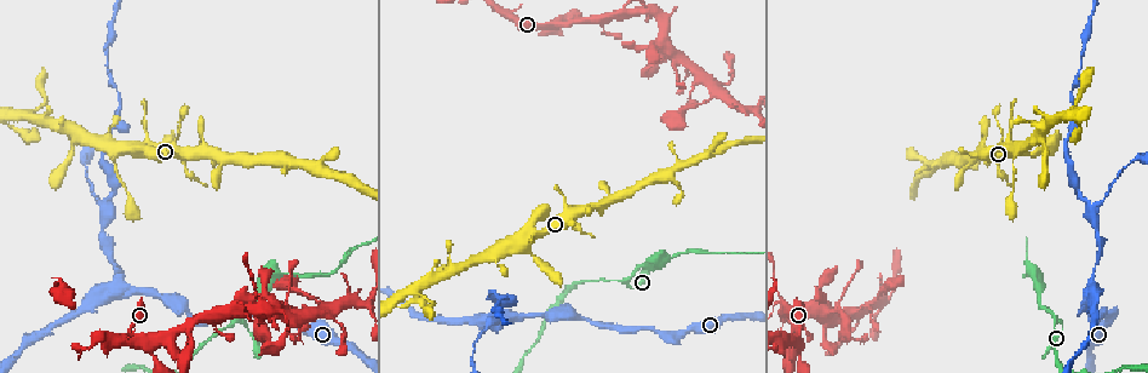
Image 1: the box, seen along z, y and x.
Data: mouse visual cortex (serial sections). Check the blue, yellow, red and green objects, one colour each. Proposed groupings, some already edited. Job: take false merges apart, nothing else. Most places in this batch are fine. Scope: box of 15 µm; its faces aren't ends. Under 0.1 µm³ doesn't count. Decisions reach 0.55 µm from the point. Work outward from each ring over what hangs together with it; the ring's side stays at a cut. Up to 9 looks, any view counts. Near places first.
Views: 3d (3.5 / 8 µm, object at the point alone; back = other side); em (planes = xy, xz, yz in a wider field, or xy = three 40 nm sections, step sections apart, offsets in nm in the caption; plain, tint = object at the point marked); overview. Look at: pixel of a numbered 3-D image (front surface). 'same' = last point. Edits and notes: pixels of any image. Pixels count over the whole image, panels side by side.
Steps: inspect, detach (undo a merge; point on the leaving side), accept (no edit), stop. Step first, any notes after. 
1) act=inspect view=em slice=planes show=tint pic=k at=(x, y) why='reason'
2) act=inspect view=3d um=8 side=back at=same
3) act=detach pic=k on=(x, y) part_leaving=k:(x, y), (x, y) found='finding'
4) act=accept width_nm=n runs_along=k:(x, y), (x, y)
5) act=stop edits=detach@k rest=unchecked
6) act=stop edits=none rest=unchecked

act=inspect view=3d um=3.5 pic=1 at=(511, 18) why='thick turns thin'

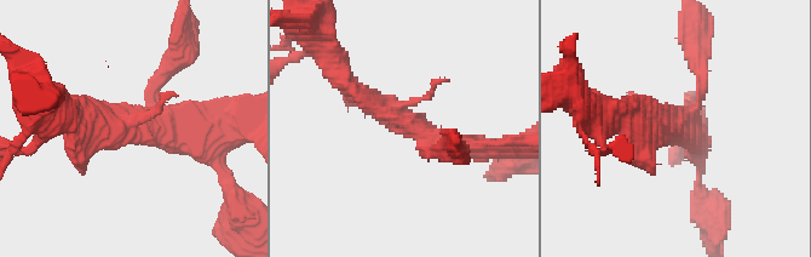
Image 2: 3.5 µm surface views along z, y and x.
act=inspect view=em slice=xy step=3 show=tint pic=2 at=(668, 128) why='shape alone is not enough'

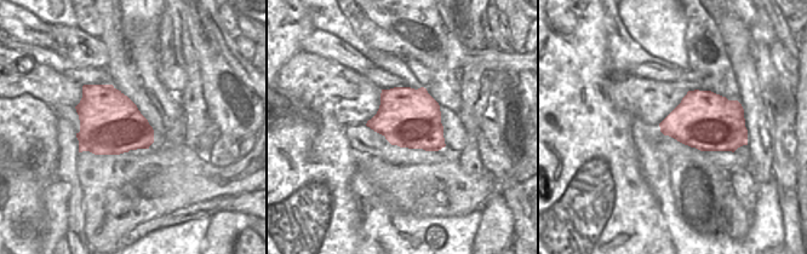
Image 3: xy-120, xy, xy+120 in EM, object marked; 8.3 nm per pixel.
act=accept width_nm=500 runs_along=2:(432, 152), (339, 70) found='continuous, no second cell'

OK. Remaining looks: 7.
act=inspect view=em slice=xy step=1 show=tint pic=1 at=(837, 309) why='abrupt turn'

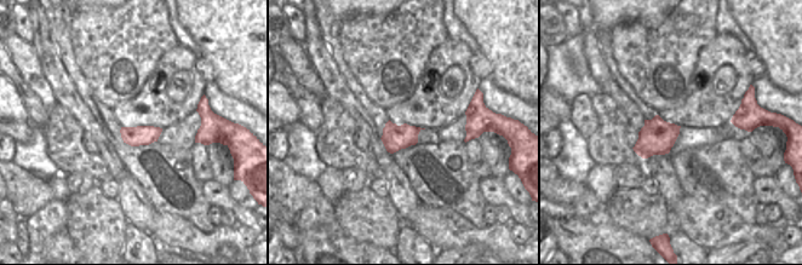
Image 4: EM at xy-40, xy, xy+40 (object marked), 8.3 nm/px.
act=inspect view=3d um=3.5 side=back at=same

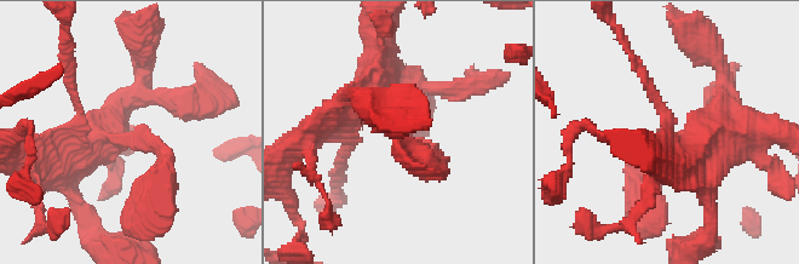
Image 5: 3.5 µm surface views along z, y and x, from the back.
act=accept arm_widths_nm=300,500 found='all the same cell'

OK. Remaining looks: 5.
act=inspect view=3d um=3.5 side=back pic=1 at=(884, 303) why='small branch off a trunk'

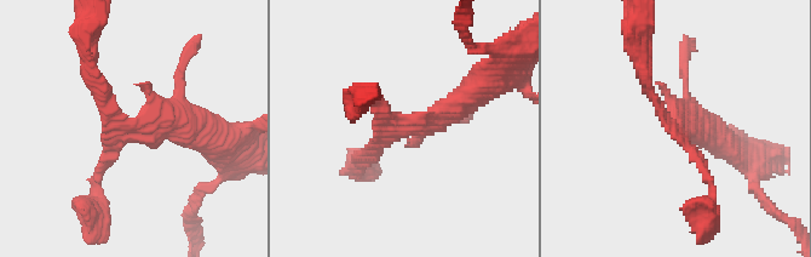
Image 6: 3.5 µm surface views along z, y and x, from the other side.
act=inspect view=em slice=xy step=5 show=tint pic=6 at=(674, 126)

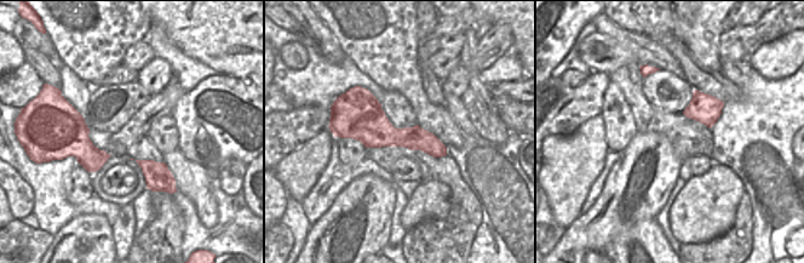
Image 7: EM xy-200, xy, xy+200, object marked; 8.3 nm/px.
act=accept runs_along=6:(475, 90), (363, 159) found='all the same cell'

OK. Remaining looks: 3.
act=inspect view=3d um=3.5 pic=1 at=(507, 317) why='three-way junction'

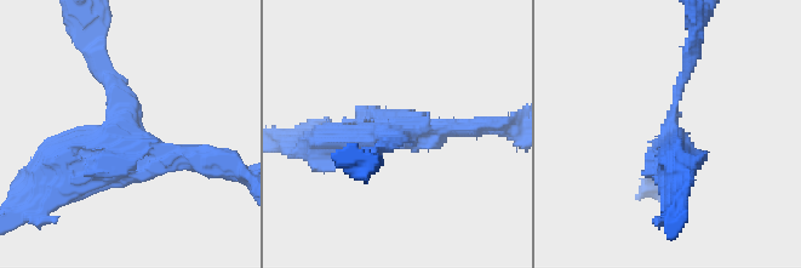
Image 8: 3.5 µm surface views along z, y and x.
act=inspect view=em slice=xy step=3 show=tint pic=8 at=(128, 143) why='now the EM'

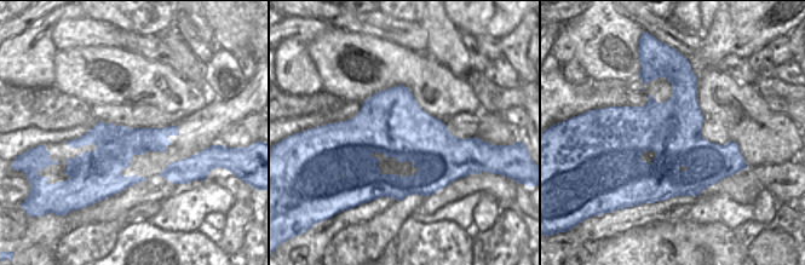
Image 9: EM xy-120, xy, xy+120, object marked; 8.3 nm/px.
act=accept found='continuous, no second cell'

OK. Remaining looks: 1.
act=stop edits=none rest=unchecked

